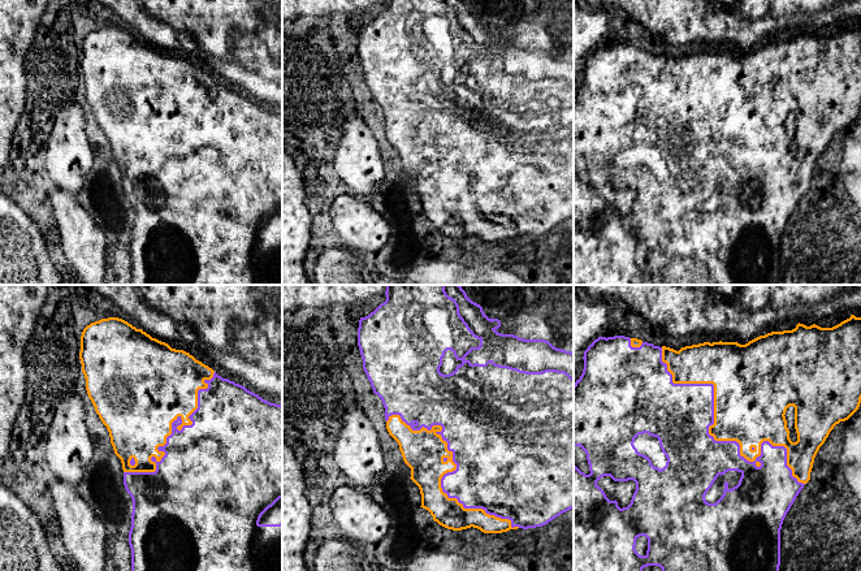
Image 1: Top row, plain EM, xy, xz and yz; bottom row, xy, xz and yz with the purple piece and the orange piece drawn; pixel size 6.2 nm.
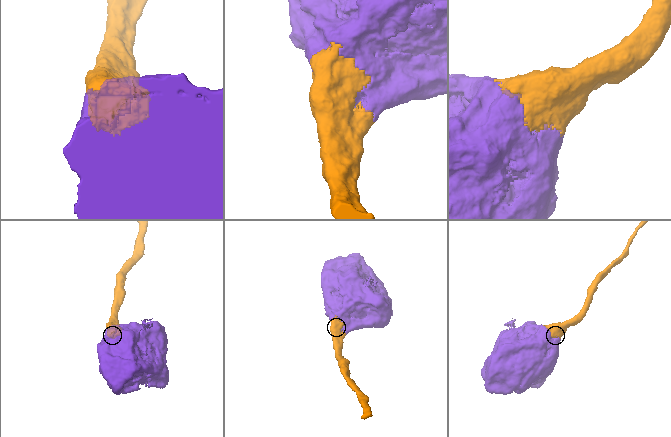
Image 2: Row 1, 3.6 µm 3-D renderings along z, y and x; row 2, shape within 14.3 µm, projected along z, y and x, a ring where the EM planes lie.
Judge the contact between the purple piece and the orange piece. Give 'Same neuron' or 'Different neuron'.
Same neuron

